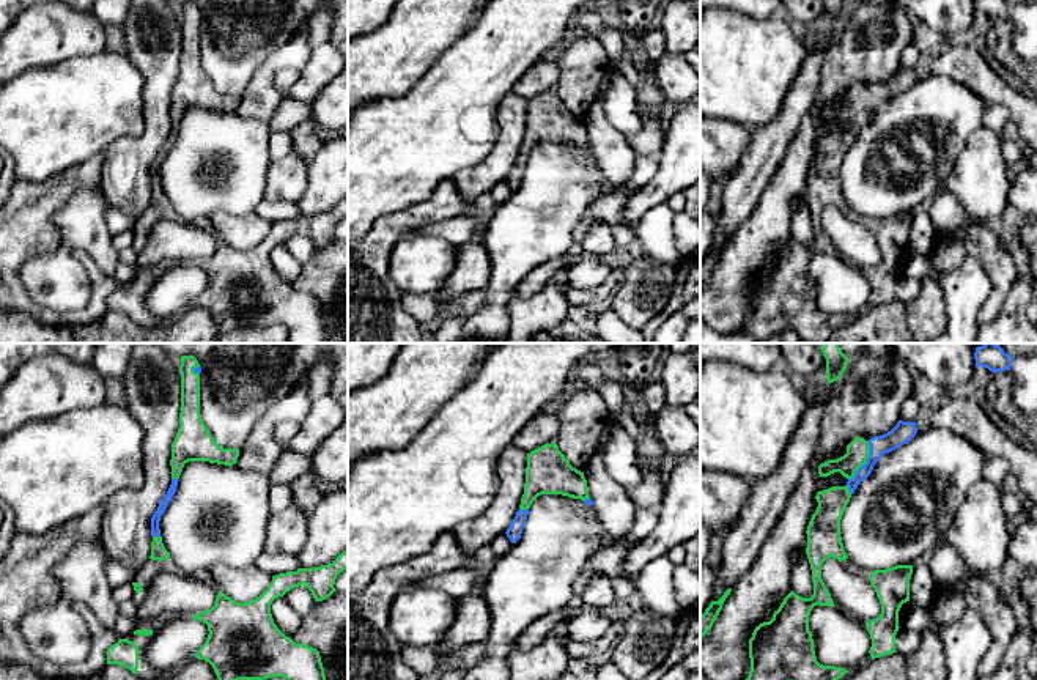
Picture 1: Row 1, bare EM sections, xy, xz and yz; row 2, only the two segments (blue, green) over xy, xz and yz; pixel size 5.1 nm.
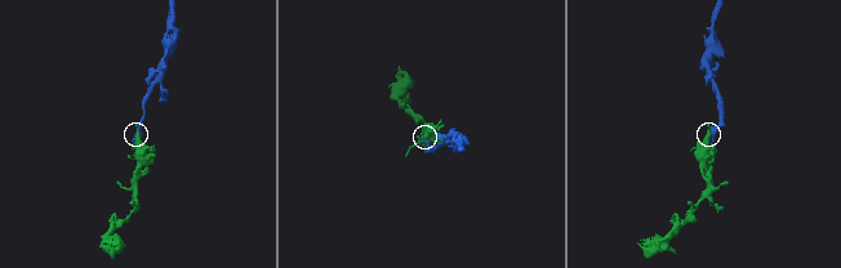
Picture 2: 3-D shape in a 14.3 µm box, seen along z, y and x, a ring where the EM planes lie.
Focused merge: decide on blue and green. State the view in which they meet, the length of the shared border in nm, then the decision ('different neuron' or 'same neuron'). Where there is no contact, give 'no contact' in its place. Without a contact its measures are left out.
yz | 220 nm | same neuron

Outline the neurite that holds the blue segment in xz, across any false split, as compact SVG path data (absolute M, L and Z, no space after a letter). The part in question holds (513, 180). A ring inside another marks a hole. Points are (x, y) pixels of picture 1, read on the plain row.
M555 90L527 101L524 142L519 157L505 179L511 190L521 186L529 156L541 142L562 142L593 153L584 120L570 112Z

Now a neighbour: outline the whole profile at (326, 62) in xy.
M330 41L312 50L297 80L286 90L290 98L312 104L321 90L346 66L345 57Z

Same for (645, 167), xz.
M637 156L636 165L626 181L628 189L639 189L647 184L658 168L658 159L650 156Z

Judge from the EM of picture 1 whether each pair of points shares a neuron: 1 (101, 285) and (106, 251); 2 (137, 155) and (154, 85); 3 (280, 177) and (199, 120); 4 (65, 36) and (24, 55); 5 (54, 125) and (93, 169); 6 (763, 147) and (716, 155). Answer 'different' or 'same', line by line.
1: different
2: same
3: different
4: same
5: different
6: different

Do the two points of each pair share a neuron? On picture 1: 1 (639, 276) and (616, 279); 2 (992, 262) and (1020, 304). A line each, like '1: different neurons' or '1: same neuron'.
1: different neurons
2: different neurons

